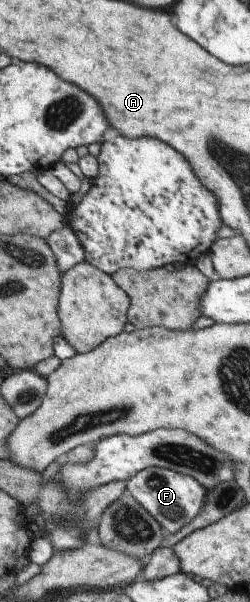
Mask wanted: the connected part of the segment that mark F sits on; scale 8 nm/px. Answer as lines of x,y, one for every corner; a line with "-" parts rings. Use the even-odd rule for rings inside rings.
148,467
125,481
125,490
156,521
164,534
176,533
198,514
204,503
204,490
192,477
176,471

